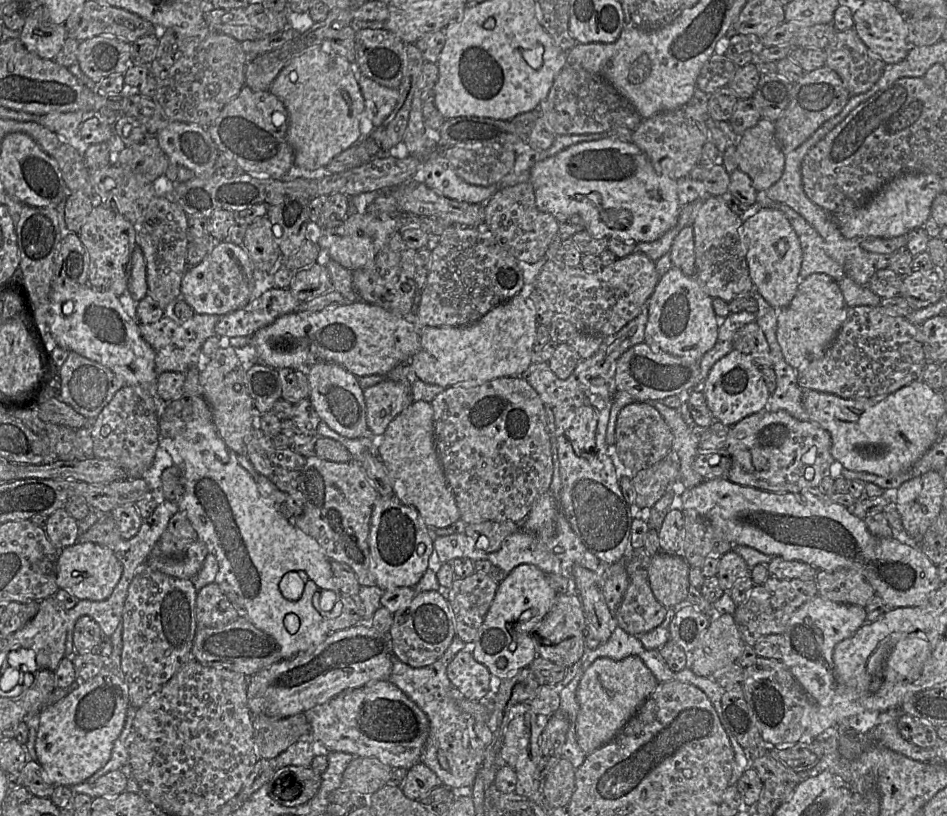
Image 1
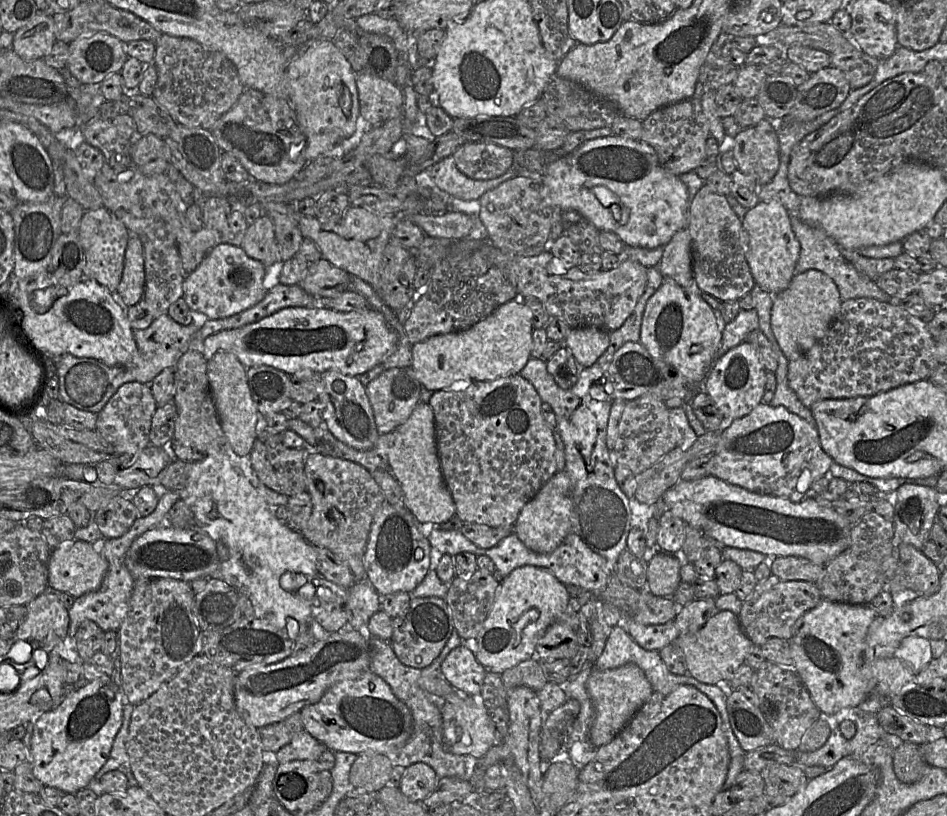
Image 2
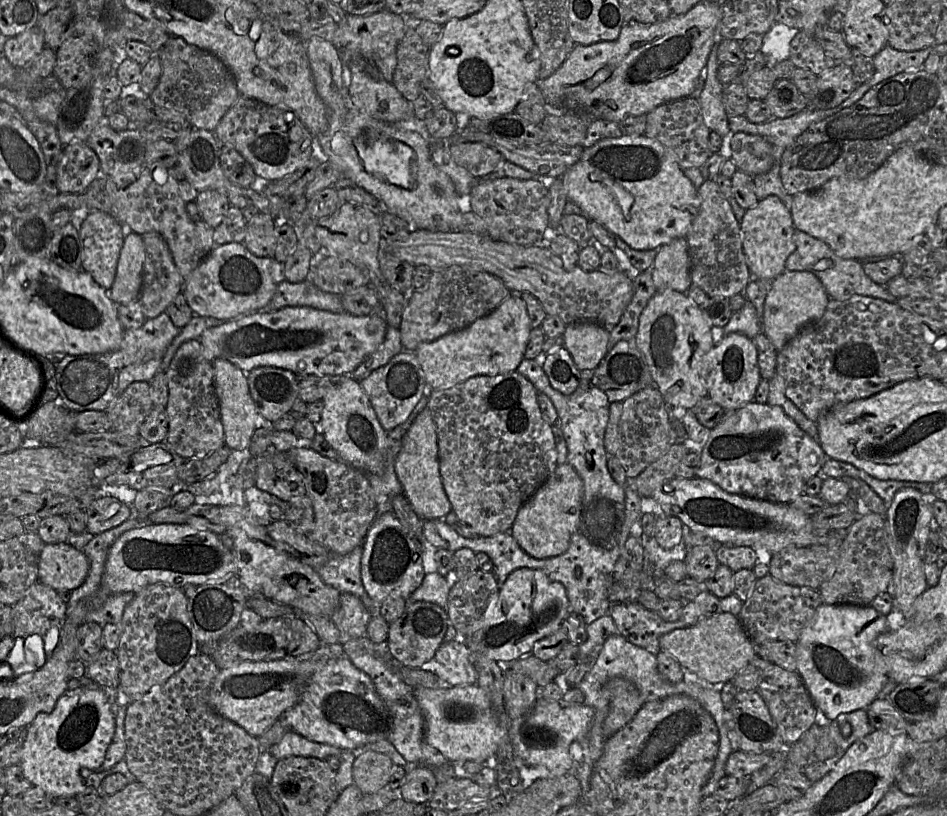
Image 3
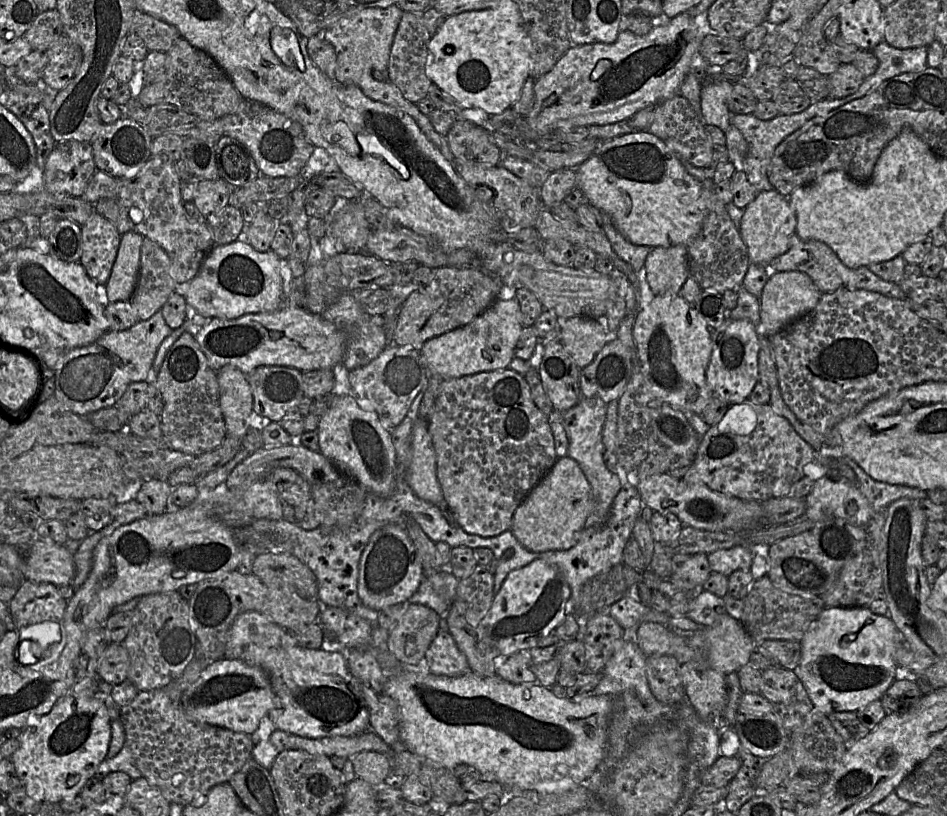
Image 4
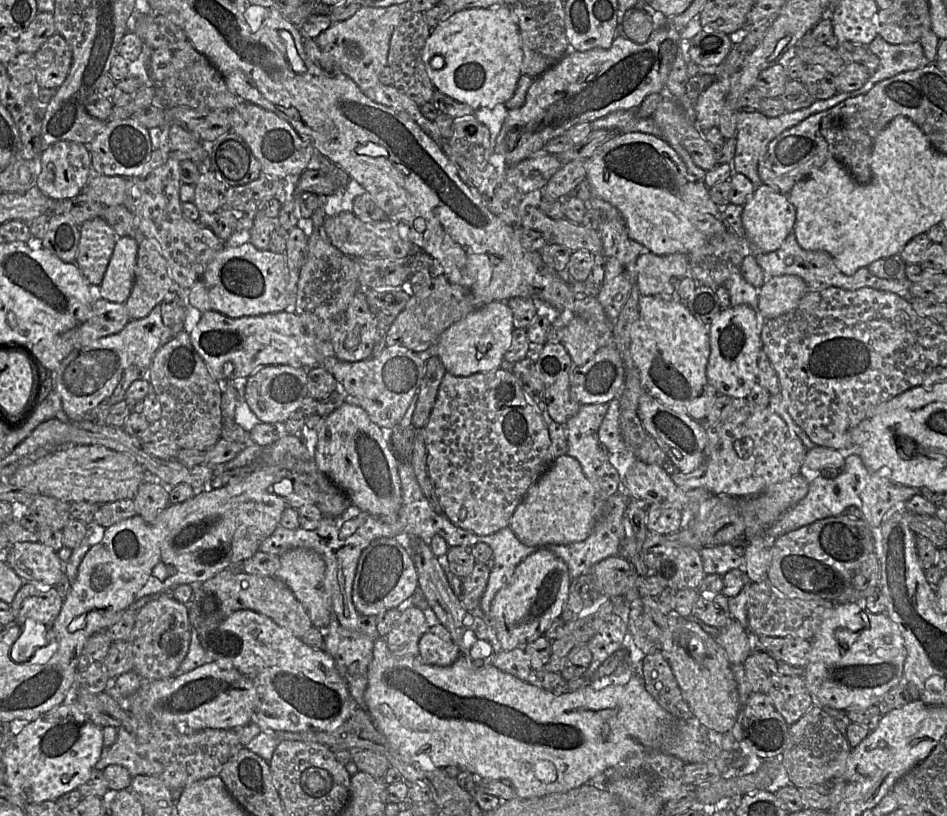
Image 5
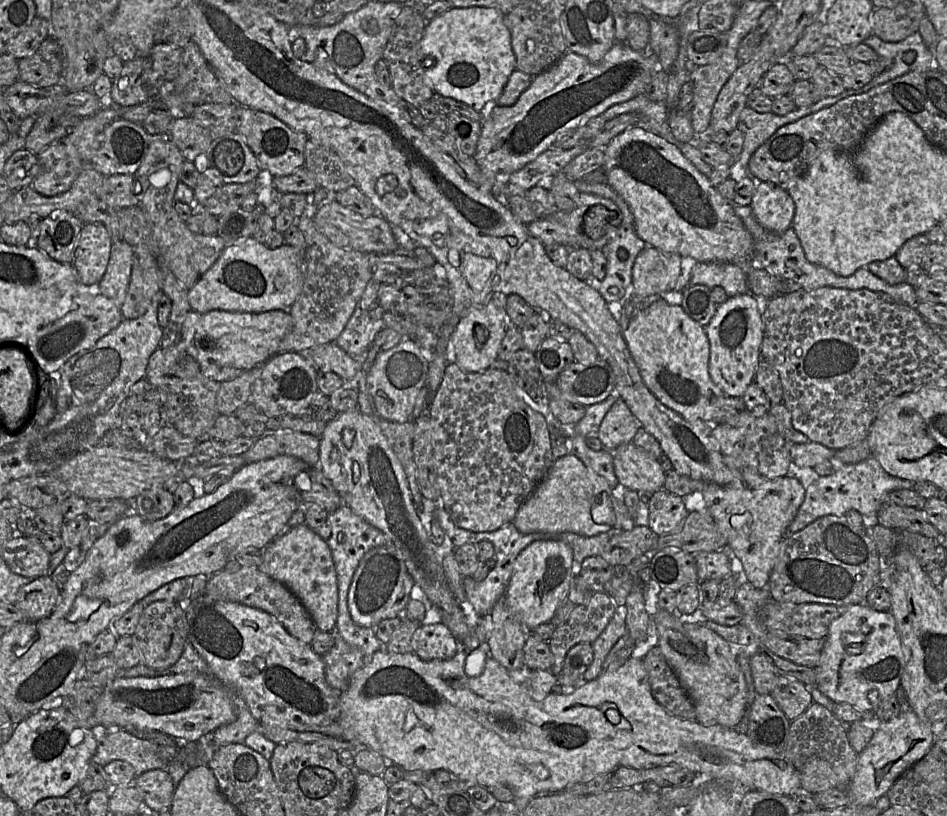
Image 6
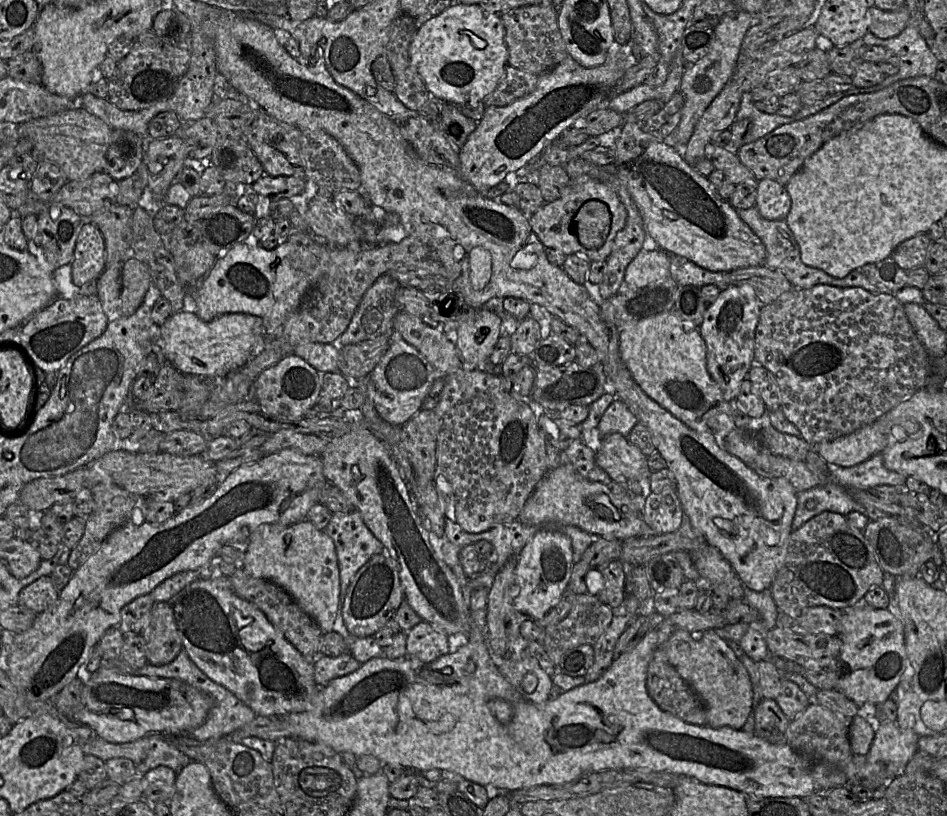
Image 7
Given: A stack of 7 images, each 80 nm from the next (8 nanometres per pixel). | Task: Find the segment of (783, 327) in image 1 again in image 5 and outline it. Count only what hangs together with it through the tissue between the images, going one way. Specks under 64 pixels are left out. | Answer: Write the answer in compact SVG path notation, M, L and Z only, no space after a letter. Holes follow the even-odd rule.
M783 275L766 278L759 289L760 314L765 320L782 316L795 309L808 291L806 283L798 276Z

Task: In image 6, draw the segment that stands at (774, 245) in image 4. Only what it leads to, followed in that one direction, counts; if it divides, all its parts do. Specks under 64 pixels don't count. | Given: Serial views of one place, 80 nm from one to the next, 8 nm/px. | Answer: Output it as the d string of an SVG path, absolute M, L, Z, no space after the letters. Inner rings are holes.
M757 182L750 207L758 223L769 232L781 234L792 226L793 199L787 191L769 182Z

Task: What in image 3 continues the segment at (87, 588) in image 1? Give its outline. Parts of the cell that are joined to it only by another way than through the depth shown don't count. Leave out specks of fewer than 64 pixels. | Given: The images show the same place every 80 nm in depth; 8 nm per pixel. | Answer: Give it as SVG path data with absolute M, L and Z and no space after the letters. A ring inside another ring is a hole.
M68 543L45 544L38 562L38 582L54 590L68 590L81 586L90 569L85 553Z

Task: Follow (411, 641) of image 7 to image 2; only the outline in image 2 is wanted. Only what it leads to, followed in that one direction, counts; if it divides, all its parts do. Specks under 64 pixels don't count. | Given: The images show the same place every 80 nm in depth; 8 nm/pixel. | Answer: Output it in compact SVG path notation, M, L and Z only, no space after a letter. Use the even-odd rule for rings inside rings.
M466 646L454 648L442 662L441 671L455 691L480 697L487 670Z

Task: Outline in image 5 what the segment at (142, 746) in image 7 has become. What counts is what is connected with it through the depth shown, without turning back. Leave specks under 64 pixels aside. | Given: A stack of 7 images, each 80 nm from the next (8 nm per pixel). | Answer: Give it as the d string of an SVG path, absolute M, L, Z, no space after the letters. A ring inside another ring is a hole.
M124 727L118 728L117 739L113 745L103 747L95 768L103 771L113 764L126 768L132 777L148 775L149 762L140 755L135 735Z

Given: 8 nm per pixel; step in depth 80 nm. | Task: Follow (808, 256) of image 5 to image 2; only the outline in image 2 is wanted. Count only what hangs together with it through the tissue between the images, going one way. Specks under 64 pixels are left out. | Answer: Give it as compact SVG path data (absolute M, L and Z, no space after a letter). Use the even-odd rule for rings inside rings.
M793 213L789 214L791 227L800 244L800 255L795 267L795 274L800 274L808 270L817 270L824 273L836 284L842 302L856 298L870 298L889 303L891 297L881 290L875 281L849 263L841 254L840 247L832 238L823 230L803 222Z

